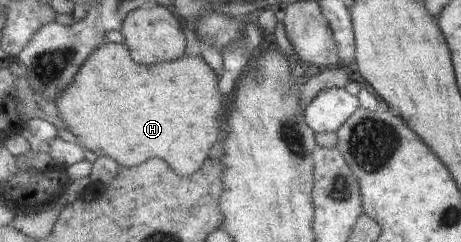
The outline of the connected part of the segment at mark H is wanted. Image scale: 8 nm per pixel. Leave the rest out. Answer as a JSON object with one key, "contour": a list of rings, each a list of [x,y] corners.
{"contour":[[[107,42],[82,65],[71,87],[57,98],[54,112],[65,122],[68,130],[78,138],[81,145],[98,157],[111,156],[121,167],[126,168],[139,166],[145,160],[159,158],[165,160],[178,176],[187,177],[191,176],[191,164],[193,174],[196,174],[209,161],[209,154],[217,144],[219,134],[223,134],[225,130],[232,94],[223,95],[219,90],[219,75],[220,73],[215,73],[200,55],[185,54],[175,61],[166,61],[154,66],[139,65],[131,57],[131,46],[125,42]]]}

